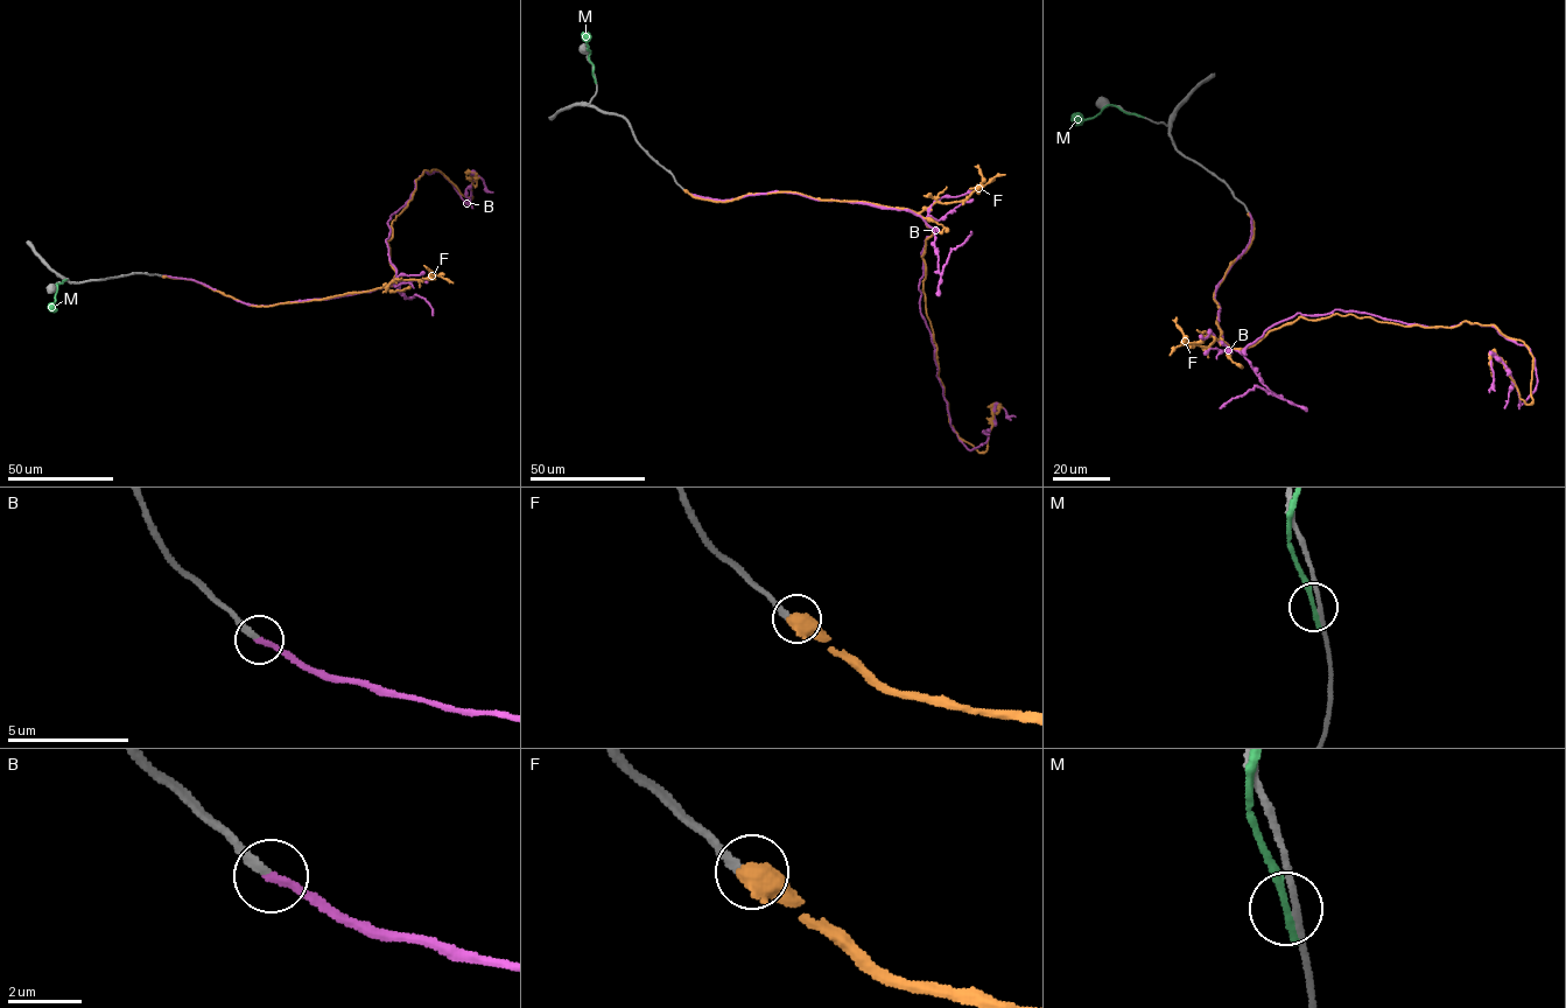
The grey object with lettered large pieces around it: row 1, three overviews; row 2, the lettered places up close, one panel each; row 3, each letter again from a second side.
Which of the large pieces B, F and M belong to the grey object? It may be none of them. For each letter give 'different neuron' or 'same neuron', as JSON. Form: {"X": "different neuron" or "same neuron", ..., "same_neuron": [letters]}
{"B": "same neuron", "F": "different neuron", "M": "different neuron", "same_neuron": ["B"]}

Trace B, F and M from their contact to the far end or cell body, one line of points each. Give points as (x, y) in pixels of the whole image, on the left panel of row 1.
B: (163, 275), (262, 306), (370, 292), (397, 280), (387, 223), (423, 172), (467, 203), (472, 172), (493, 193)
F: (163, 275), (257, 306), (380, 288), (395, 274), (393, 221), (423, 170), (472, 198), (472, 172), (475, 188)
M: (65, 280), (56, 284), (51, 308)

